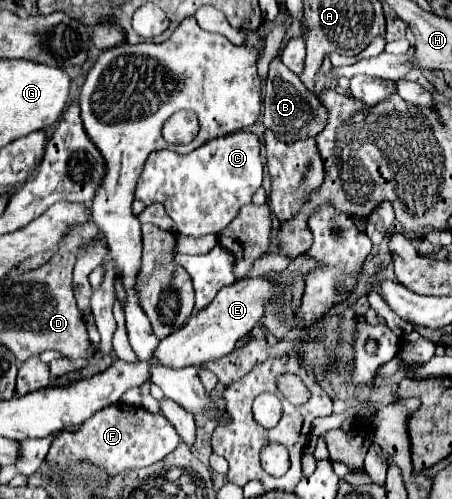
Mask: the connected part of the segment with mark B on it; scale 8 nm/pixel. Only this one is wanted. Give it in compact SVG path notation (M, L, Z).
M279 57L273 59L269 65L269 73L265 79L265 95L263 95L263 123L267 129L271 129L281 141L301 141L307 137L317 137L319 131L323 131L323 125L327 125L327 109L323 109L323 103L317 99L313 91L309 91L303 81L291 73Z

